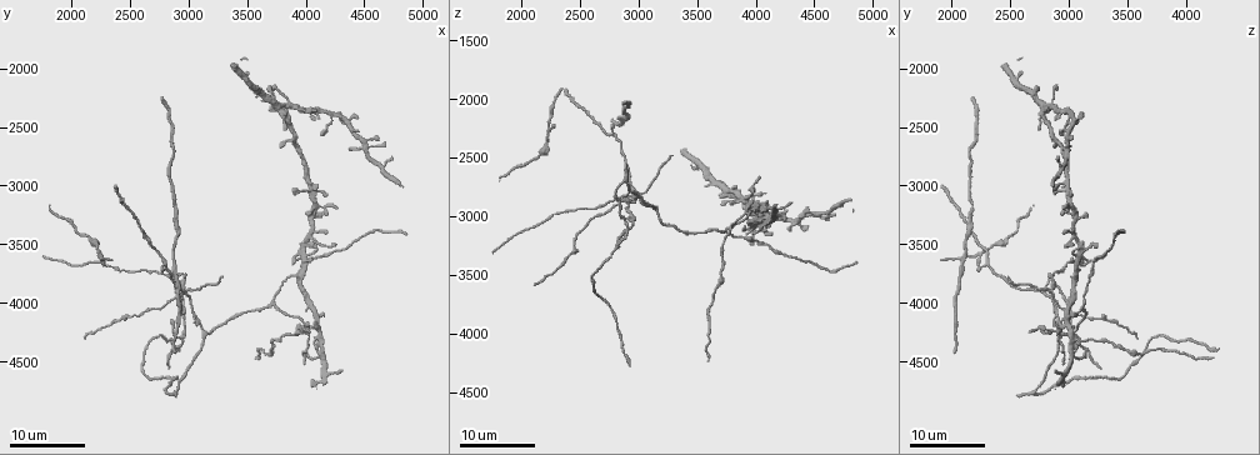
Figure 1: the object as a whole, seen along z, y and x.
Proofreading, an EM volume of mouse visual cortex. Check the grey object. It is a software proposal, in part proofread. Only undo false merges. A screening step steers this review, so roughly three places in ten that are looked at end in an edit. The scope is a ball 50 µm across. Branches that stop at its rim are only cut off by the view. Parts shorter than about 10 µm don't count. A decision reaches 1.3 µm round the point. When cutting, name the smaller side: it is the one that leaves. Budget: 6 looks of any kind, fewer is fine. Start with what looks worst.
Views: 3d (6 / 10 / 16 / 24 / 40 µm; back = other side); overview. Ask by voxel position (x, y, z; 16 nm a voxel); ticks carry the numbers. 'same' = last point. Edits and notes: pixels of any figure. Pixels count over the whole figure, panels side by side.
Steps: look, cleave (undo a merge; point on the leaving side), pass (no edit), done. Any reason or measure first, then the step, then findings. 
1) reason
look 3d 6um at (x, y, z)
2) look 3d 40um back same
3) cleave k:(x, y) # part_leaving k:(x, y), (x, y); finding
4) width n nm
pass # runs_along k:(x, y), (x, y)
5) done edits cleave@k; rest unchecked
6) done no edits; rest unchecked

three arms meet
look 3d 24um at (2800, 3640, 2300)

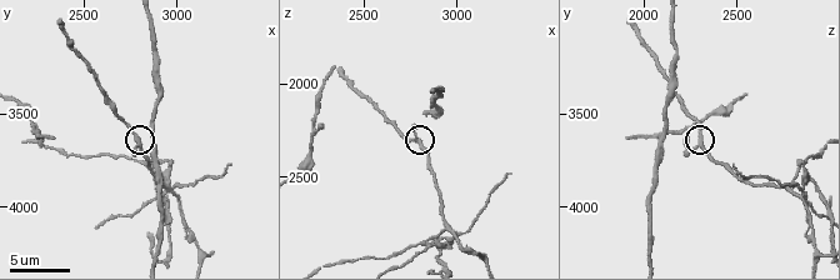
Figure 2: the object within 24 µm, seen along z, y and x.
look 3d 10um at (2780, 3660, 2300)

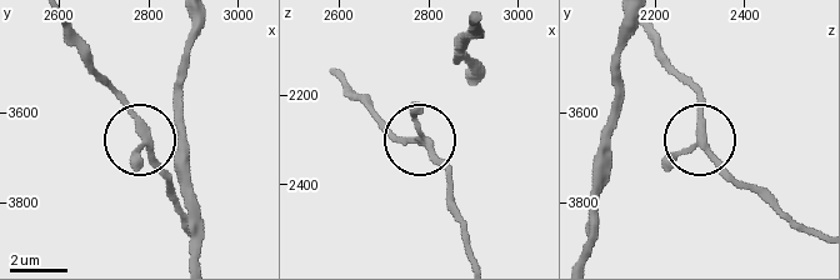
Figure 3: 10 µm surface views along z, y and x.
pass # runs_along 3:(814, 235), (771, 211), (706, 146), (695, 85); one neuron here

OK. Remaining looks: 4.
look 3d 16um at (4020, 4180, 2900)

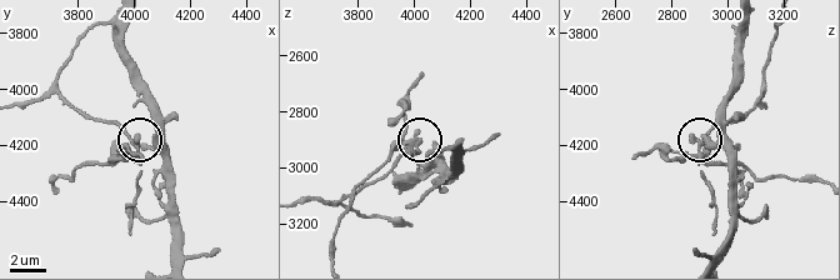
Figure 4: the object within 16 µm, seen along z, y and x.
look 3d 6um at (4010, 4200, 2890)

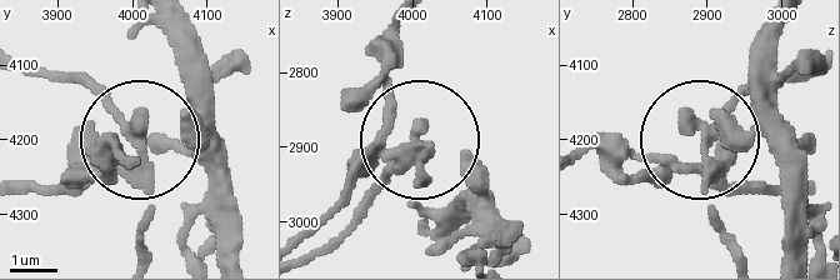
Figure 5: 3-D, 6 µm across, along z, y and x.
cleave 5:(354, 161) # two neurons meet here

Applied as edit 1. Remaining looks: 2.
look overview

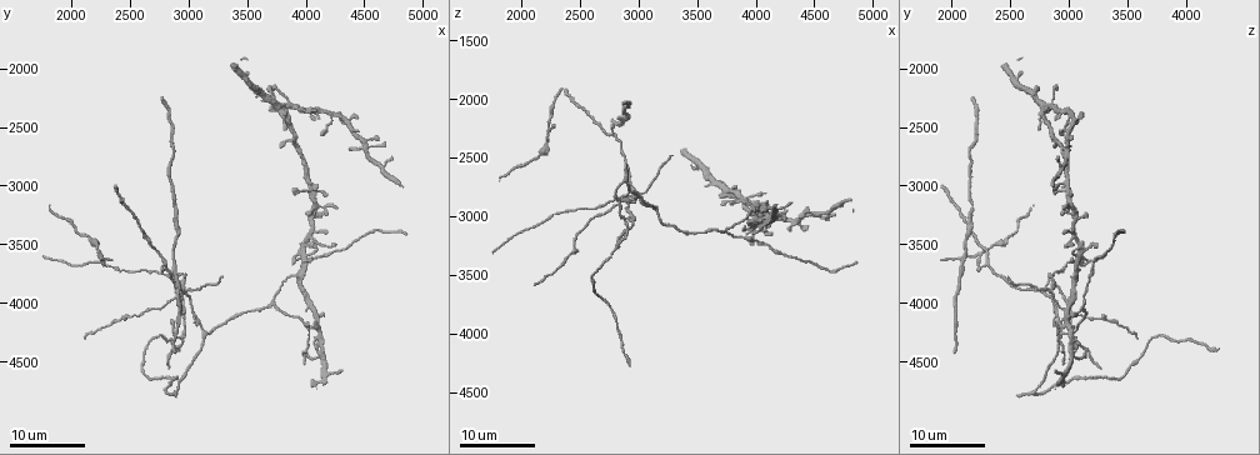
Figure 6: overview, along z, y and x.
three-way junction
look 3d 6um at (3140, 4260, 2920)

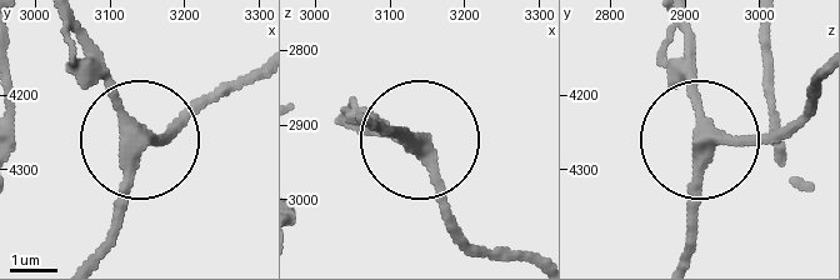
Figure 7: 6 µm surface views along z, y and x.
side_arm 45 um
pass # runs_along 7:(254, 70), (175, 130), (139, 138), (111, 249); one neuron here

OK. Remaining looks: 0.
done edits cleave@5; rest unchecked

